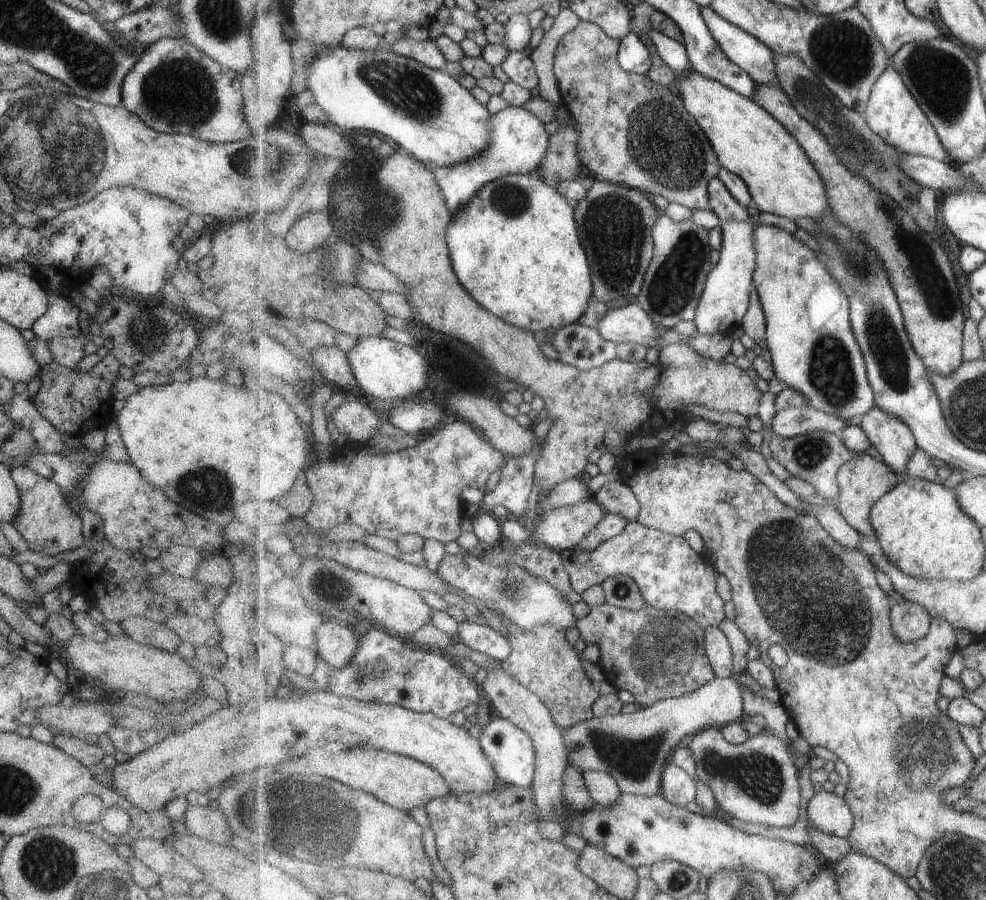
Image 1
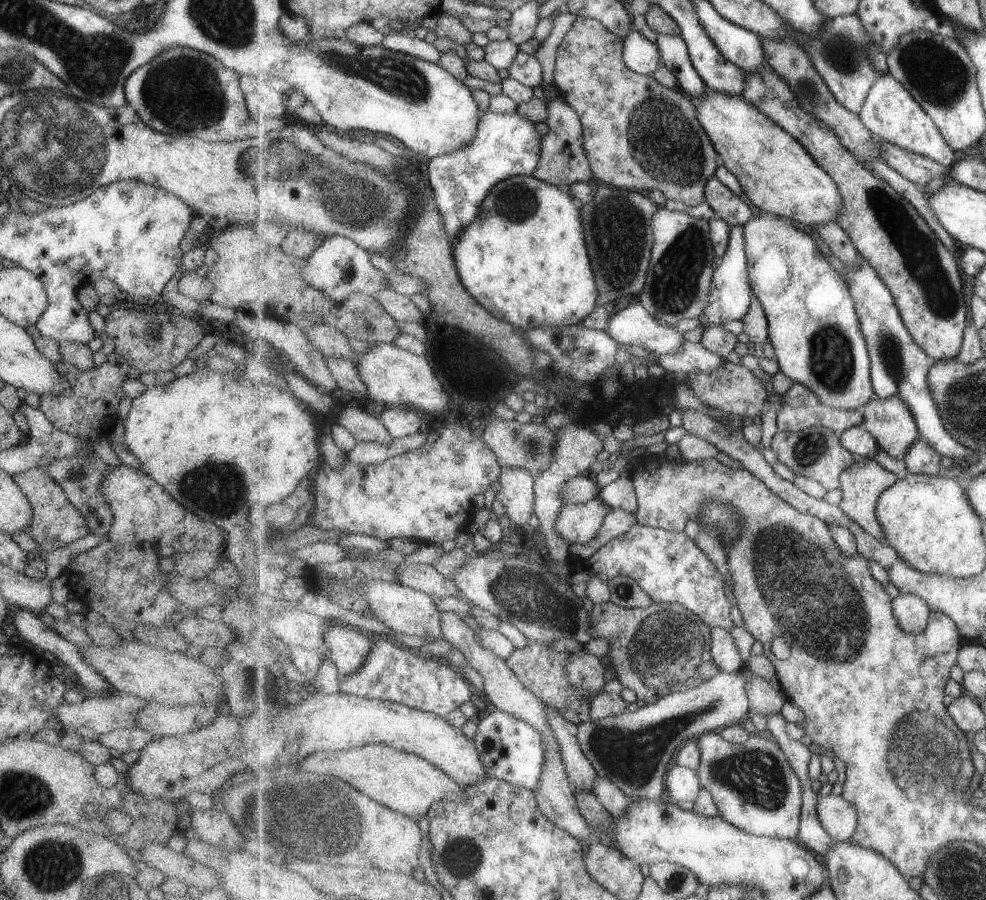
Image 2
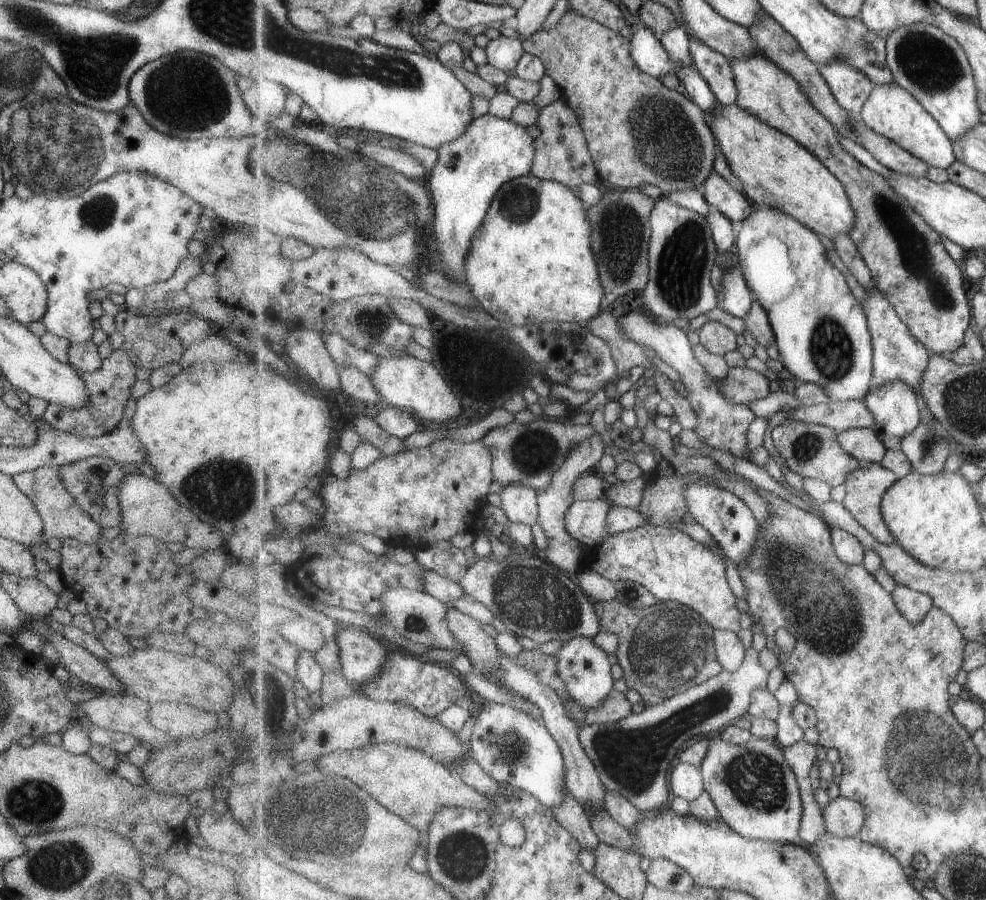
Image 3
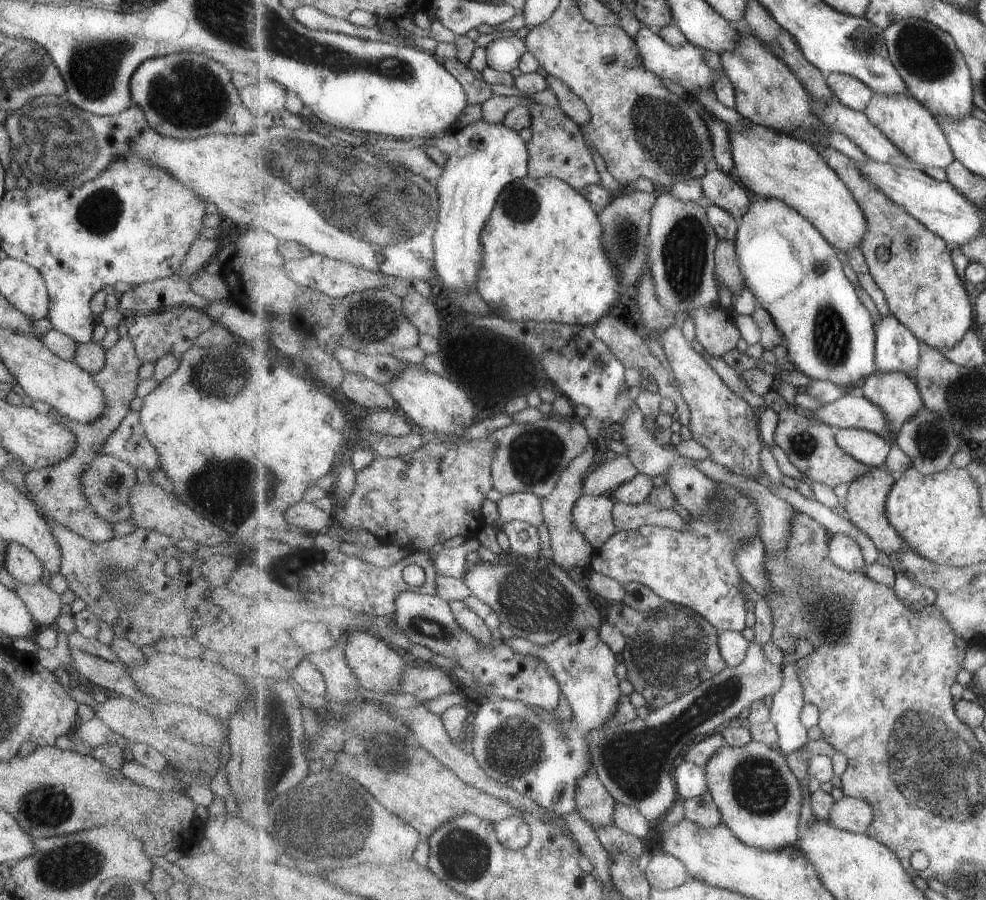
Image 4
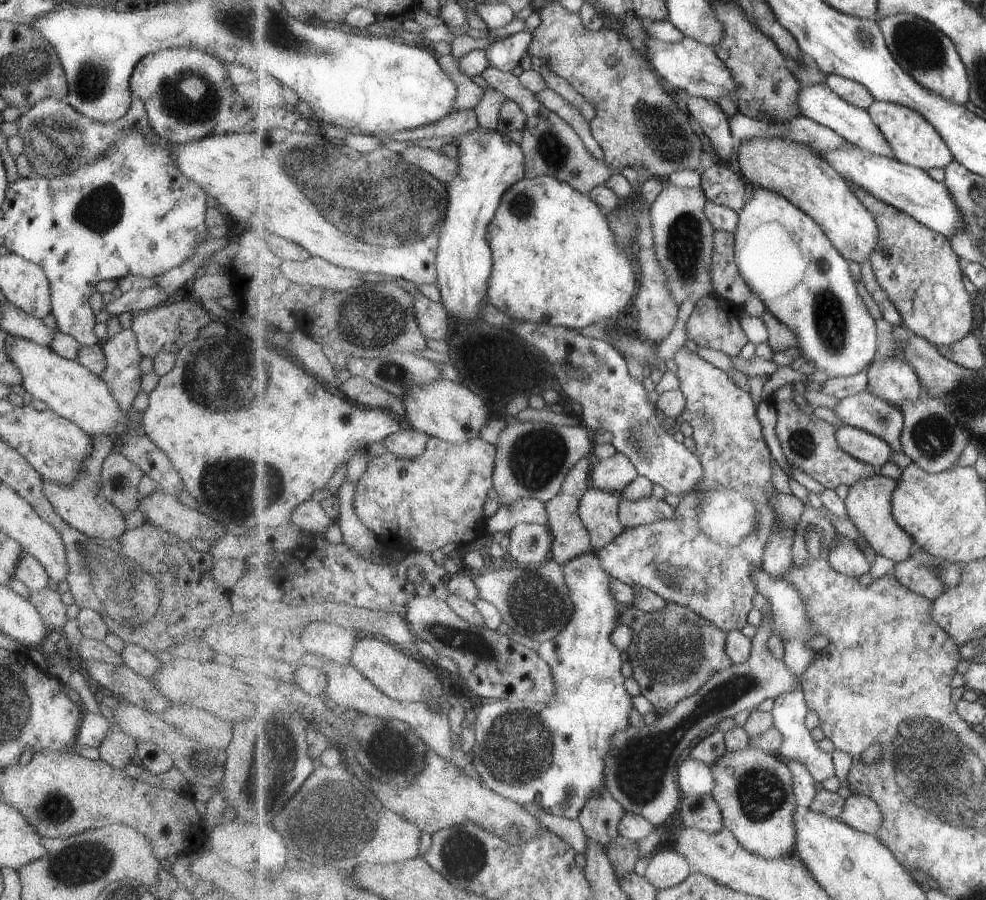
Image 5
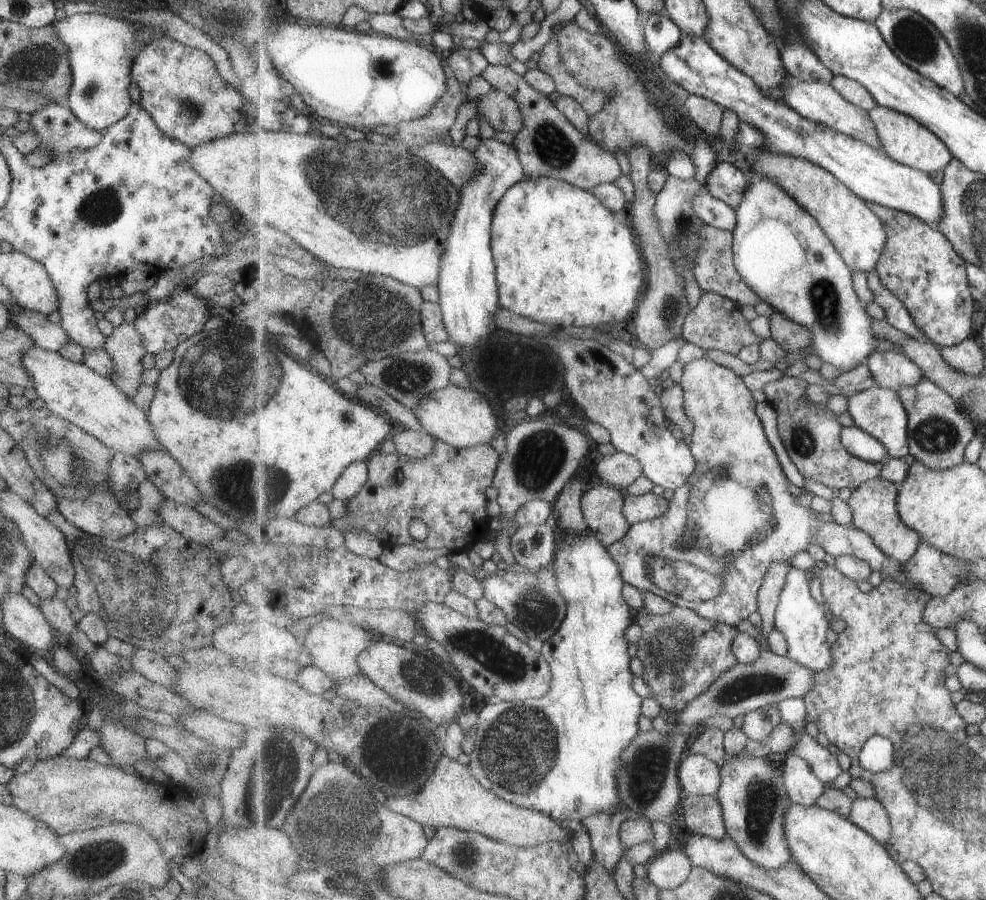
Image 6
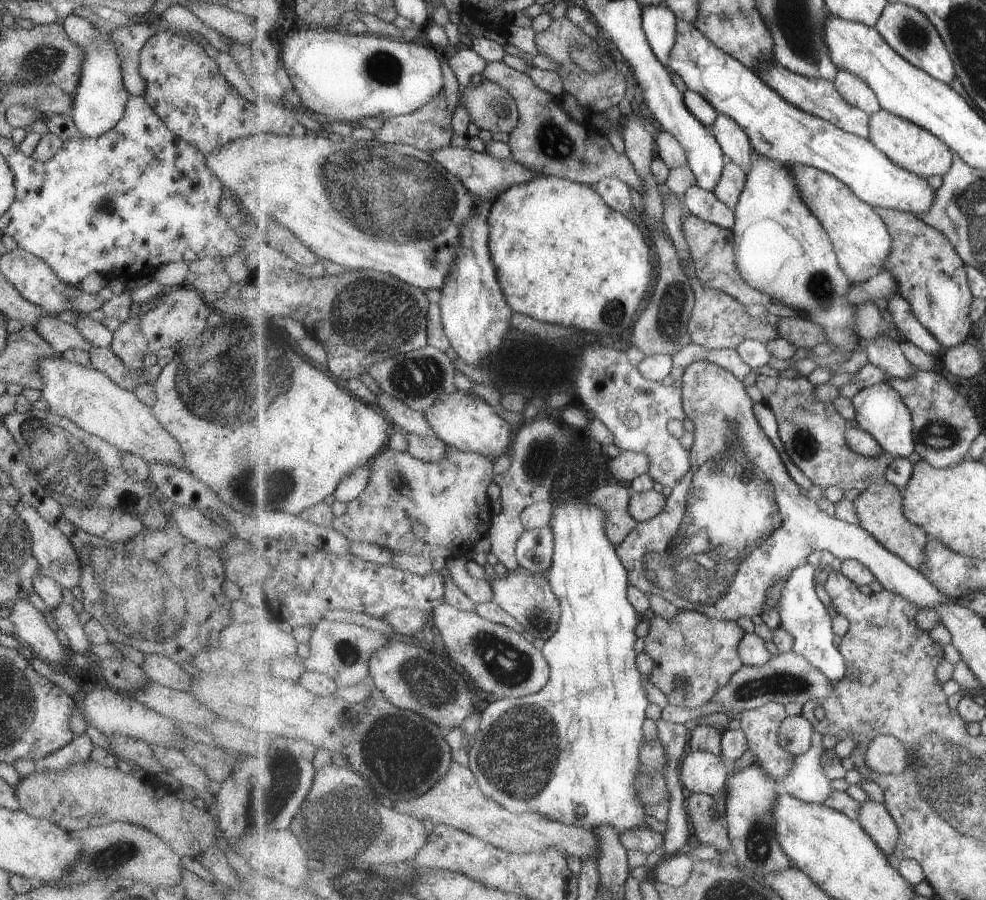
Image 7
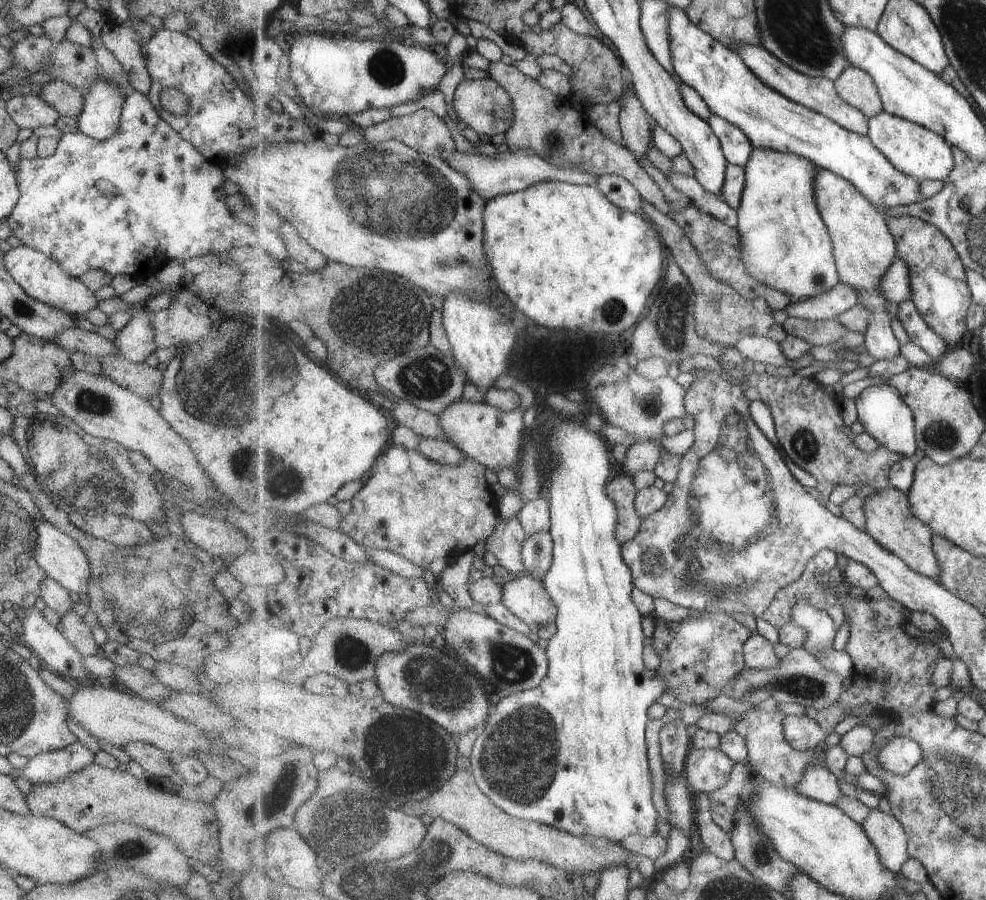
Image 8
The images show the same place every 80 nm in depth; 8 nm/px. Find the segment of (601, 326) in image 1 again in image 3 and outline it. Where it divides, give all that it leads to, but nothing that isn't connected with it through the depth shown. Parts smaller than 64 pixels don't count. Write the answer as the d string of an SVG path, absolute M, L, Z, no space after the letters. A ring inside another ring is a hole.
M638 309L624 314L618 319L618 323L624 334L632 341L651 348L657 356L680 375L681 382L687 392L686 397L699 417L696 434L699 436L701 444L706 442L714 449L724 450L734 457L751 462L753 451L747 449L747 430L757 416L748 406L730 401L720 391L717 379L709 376L707 370L703 368L703 364L699 364L699 360L695 358L691 342L687 338L687 332L683 332L681 328L675 327L672 323L654 319L647 311L643 314Z

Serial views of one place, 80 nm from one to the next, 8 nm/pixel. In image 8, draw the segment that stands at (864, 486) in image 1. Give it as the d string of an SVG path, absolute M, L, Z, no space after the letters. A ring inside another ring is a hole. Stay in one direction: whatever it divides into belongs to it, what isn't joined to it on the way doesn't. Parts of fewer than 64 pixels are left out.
M890 485L881 487L878 493L866 498L864 509L867 515L866 531L883 548L902 558L918 573L937 580L942 577L942 568L934 551L934 530L914 515L908 493Z

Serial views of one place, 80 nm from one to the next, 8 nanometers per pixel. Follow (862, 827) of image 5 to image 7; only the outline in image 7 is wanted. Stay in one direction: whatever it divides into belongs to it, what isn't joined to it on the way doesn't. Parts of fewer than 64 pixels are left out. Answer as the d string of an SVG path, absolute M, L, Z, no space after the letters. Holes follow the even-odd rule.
M862 802L858 821L887 856L894 853L899 842L900 830L885 802Z

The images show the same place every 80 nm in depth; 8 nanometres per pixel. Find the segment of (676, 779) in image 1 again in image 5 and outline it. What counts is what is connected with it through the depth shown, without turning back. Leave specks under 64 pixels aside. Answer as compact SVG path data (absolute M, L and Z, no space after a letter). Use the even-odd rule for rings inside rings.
M690 757L679 767L678 782L683 795L711 795L717 784L713 765Z

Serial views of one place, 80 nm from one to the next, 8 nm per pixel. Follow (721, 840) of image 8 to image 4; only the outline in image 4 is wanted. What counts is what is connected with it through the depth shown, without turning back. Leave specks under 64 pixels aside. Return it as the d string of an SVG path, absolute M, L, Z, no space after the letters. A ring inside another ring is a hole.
M711 791L696 798L685 799L684 819L695 822L699 826L711 828L722 823L722 814Z

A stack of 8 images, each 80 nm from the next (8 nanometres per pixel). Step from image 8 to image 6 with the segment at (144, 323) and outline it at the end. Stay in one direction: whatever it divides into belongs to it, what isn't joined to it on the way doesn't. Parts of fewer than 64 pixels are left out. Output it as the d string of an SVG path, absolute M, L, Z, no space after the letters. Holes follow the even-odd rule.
M123 322L113 328L109 337L105 337L105 353L113 362L113 374L110 380L127 398L132 398L141 382L144 369L141 360L145 348L141 345L141 336L132 322Z

